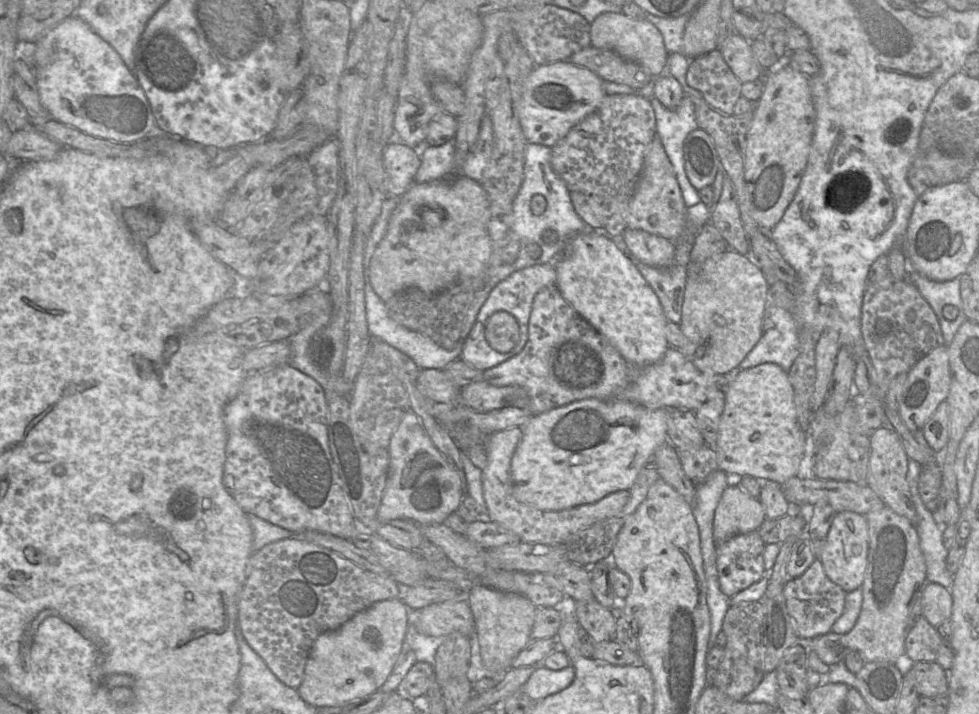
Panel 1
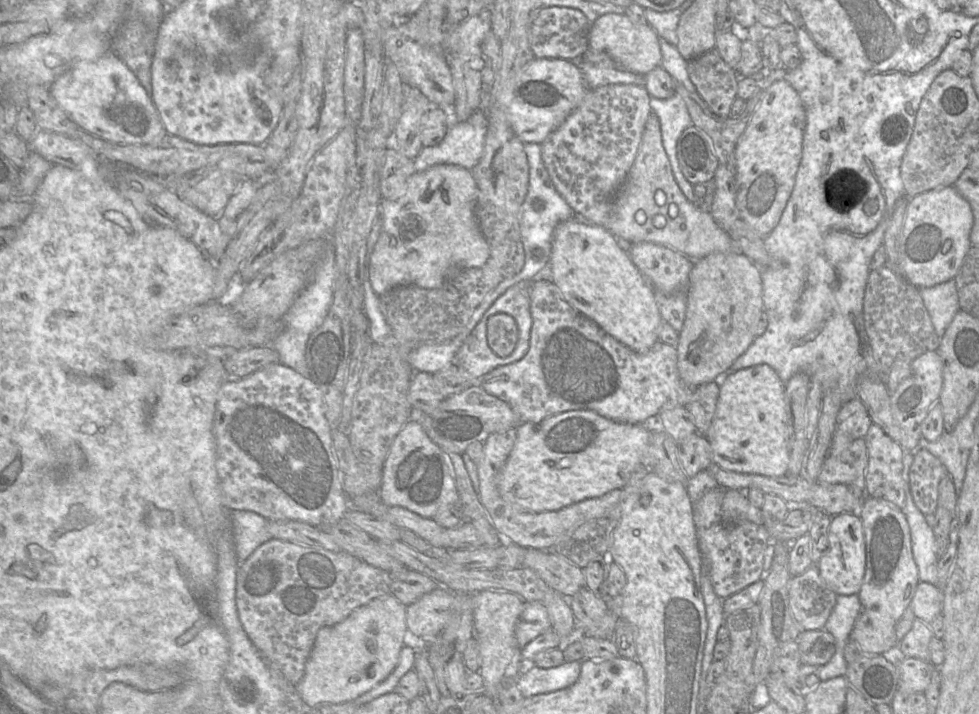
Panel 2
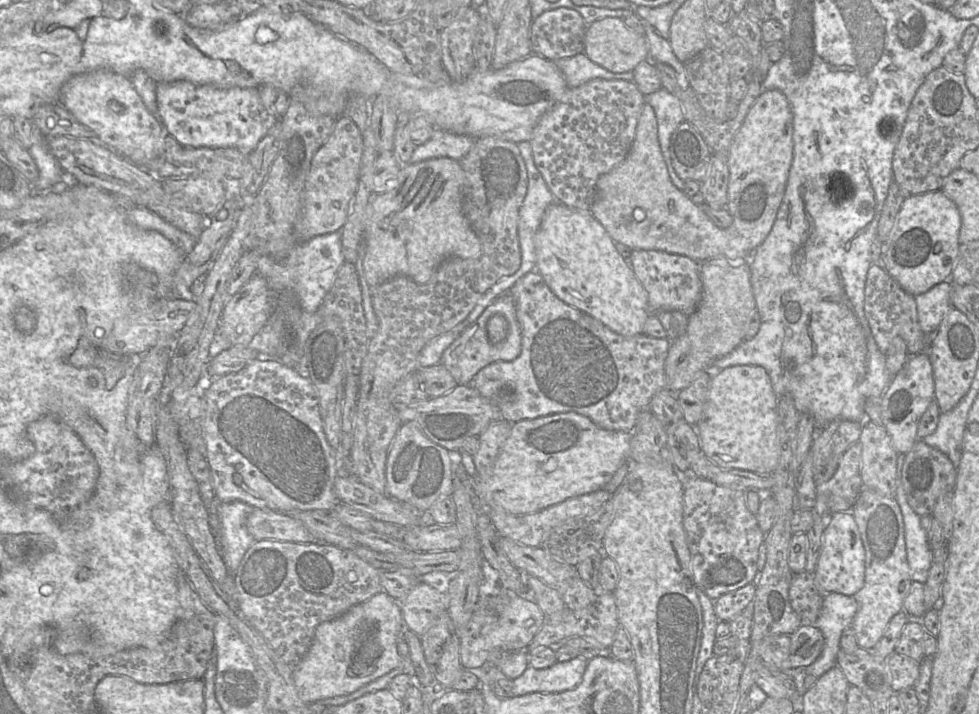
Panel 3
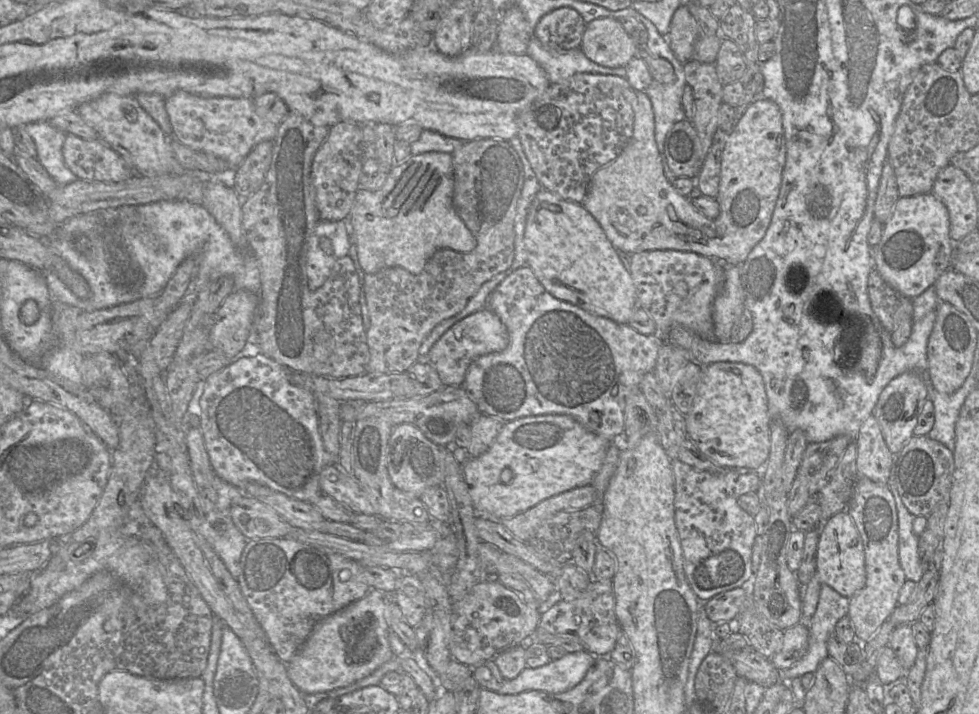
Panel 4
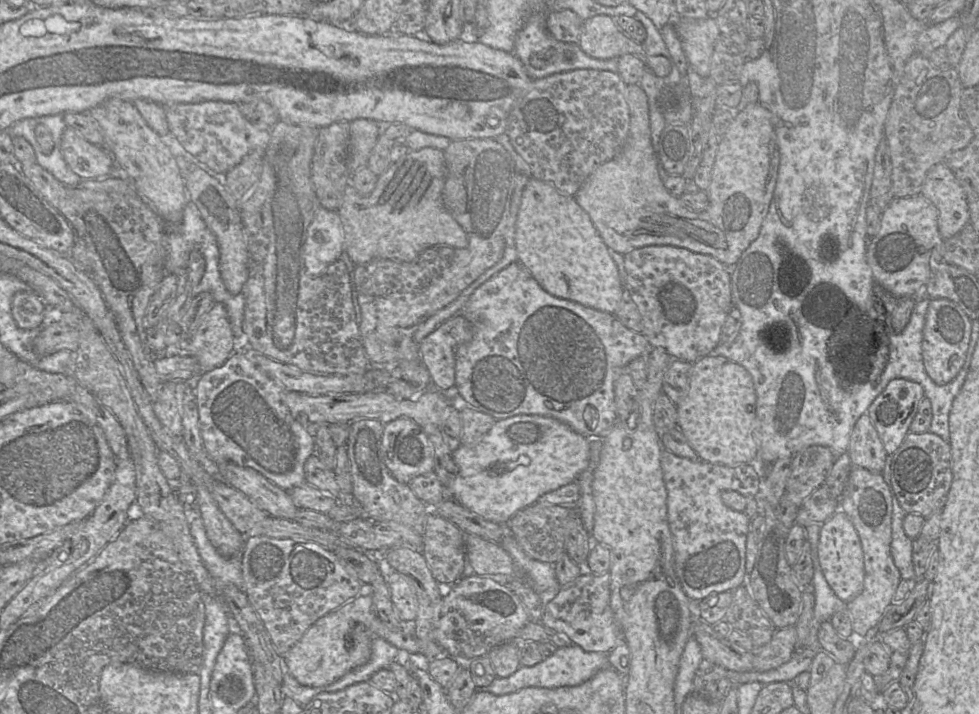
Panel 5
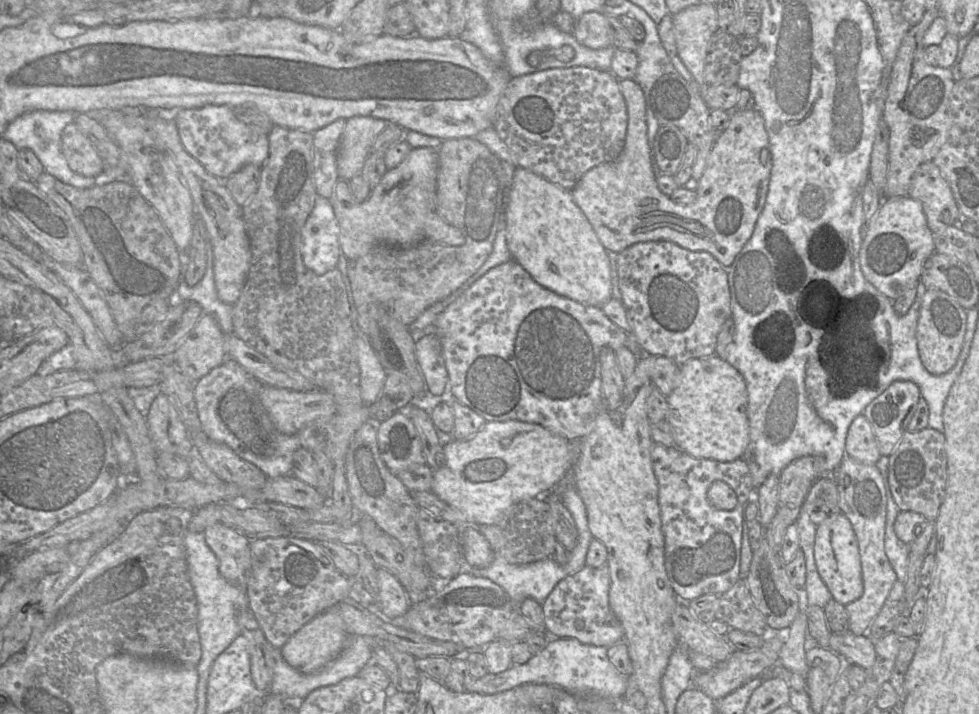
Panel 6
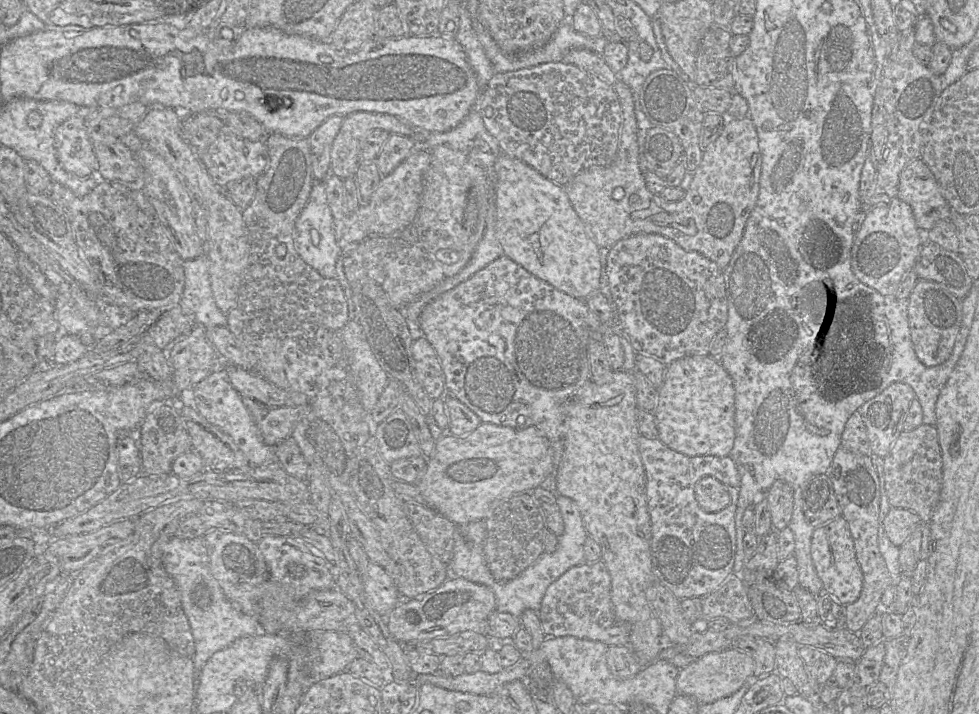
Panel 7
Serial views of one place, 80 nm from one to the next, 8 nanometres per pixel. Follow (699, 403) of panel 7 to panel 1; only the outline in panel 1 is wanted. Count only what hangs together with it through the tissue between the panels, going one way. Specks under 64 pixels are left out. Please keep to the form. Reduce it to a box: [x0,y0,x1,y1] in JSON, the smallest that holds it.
[715,363,806,484]

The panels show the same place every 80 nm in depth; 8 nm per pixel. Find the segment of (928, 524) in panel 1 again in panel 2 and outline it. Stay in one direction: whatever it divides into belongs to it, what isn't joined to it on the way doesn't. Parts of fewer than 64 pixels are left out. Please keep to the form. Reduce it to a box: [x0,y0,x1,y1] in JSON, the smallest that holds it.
[901,452,939,585]

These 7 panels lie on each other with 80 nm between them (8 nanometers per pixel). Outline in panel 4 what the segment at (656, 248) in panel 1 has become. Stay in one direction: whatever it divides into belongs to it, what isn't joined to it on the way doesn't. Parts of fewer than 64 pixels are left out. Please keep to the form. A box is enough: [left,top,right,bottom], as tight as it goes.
[630,250,724,342]

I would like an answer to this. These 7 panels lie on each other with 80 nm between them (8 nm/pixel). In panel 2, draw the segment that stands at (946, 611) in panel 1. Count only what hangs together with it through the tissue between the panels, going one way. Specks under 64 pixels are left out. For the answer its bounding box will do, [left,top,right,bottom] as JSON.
[910,581,943,624]

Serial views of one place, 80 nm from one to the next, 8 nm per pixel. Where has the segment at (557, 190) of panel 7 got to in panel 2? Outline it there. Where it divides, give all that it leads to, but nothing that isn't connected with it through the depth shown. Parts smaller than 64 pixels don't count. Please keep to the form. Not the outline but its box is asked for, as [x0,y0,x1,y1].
[549,215,662,353]

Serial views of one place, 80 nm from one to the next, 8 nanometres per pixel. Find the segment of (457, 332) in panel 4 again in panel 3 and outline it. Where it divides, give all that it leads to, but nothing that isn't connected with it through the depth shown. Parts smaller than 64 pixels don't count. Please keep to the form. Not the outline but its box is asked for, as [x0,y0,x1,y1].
[441,292,521,385]

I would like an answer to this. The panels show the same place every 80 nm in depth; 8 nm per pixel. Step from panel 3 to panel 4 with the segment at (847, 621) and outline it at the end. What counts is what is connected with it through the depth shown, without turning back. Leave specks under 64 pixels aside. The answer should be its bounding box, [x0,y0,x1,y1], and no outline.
[778,584,848,682]

